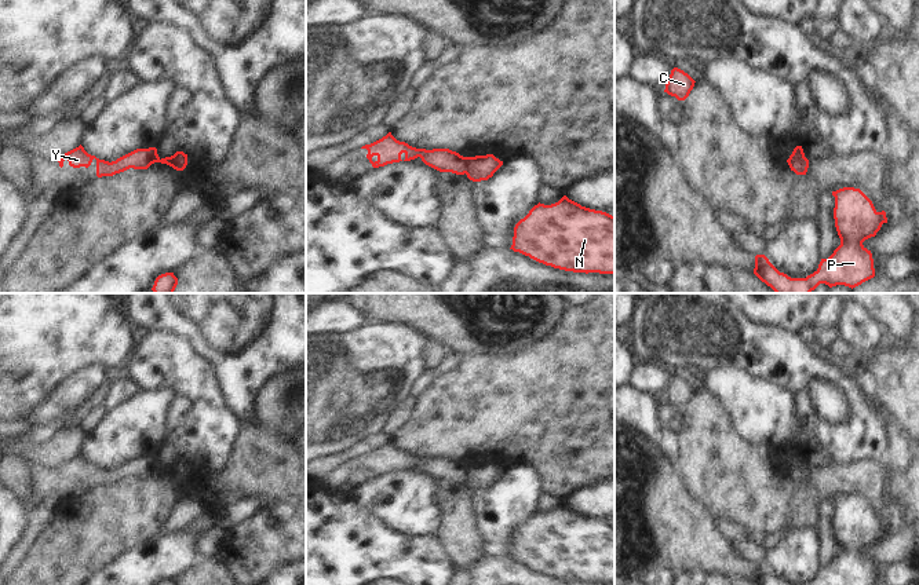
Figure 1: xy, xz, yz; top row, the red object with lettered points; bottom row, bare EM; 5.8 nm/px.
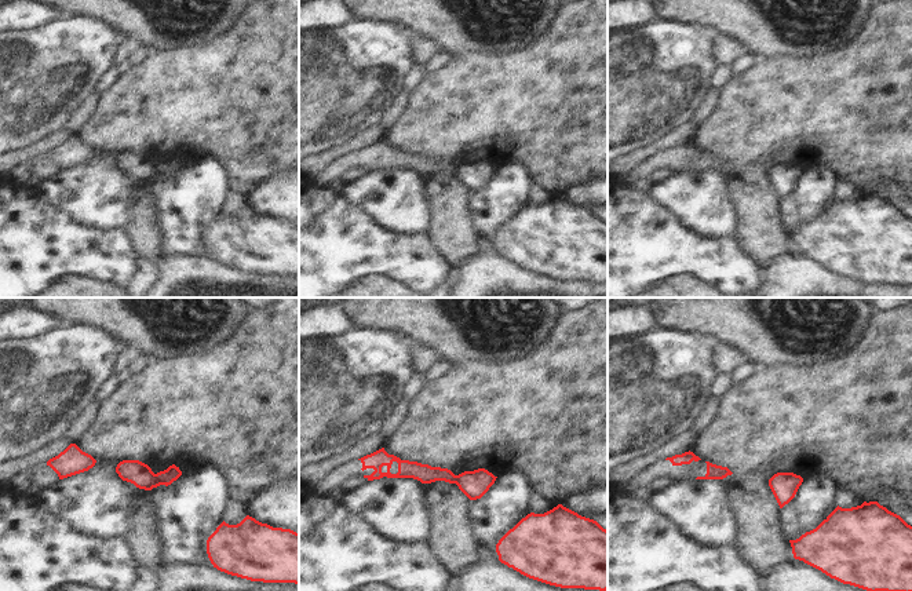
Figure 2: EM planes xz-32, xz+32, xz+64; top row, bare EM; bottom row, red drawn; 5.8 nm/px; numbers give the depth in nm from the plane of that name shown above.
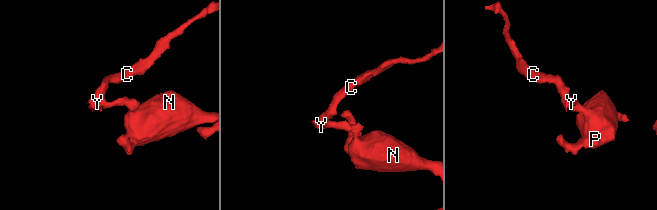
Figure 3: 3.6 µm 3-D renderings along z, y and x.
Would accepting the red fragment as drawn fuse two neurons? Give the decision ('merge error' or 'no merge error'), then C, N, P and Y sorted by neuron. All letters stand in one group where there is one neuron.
merge error; groups C Y / N P

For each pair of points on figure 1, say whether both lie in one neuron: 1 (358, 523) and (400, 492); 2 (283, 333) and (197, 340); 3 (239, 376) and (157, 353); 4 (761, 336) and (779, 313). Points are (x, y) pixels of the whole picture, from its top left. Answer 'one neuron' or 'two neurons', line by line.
1: two neurons
2: one neuron
3: two neurons
4: two neurons

